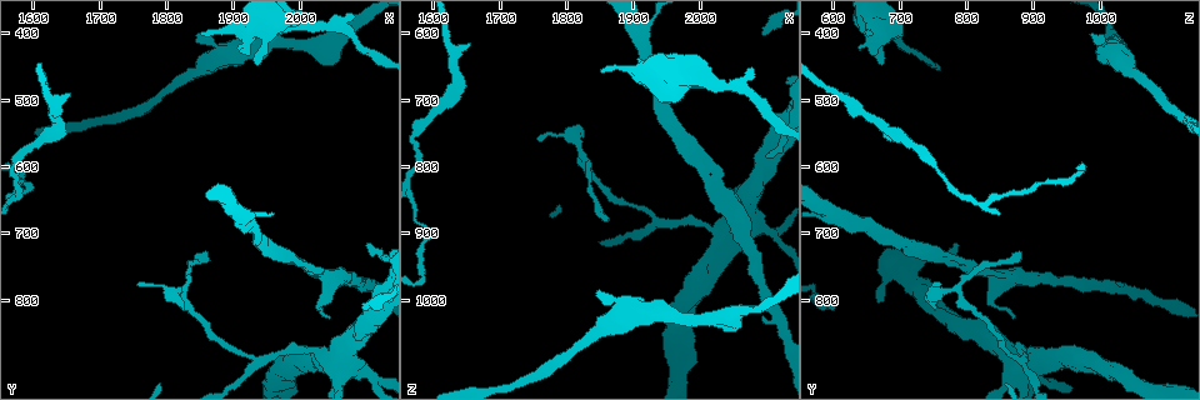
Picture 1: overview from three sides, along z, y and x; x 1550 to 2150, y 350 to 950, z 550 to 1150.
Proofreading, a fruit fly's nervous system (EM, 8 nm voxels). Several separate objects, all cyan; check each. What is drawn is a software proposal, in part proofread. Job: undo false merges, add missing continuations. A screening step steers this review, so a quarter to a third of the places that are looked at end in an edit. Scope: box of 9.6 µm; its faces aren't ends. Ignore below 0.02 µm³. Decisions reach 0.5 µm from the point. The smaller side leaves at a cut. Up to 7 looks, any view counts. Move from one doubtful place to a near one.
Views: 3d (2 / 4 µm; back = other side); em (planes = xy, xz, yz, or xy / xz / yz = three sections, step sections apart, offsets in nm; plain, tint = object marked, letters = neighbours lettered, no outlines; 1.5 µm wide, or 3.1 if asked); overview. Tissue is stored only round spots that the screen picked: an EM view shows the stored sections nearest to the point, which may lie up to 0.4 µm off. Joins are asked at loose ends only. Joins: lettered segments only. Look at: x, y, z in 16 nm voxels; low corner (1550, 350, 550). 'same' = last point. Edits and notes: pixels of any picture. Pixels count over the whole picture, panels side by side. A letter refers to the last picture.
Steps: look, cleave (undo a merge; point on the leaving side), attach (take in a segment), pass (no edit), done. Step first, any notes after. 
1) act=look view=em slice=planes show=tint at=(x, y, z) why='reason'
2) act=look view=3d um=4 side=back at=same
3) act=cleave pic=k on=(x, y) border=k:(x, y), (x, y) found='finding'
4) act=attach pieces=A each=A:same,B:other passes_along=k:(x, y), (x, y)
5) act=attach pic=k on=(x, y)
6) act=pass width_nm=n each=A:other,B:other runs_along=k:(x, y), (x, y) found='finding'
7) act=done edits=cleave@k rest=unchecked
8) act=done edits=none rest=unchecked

act=look view=3d um=4 at=(2025, 755, 815) why='sudden change in width'

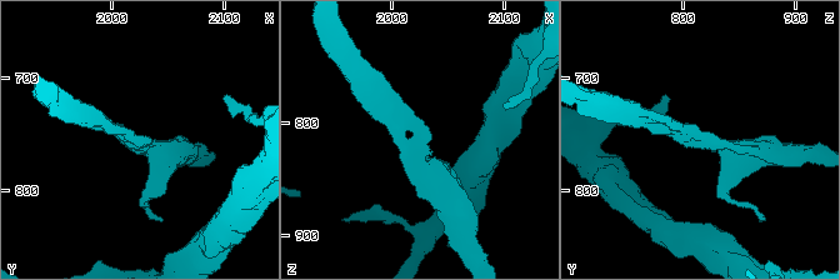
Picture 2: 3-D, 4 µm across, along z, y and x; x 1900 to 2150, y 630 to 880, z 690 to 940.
act=look view=em slice=planes show=plain at=(2020, 754, 814) arm_widths_nm=190,380

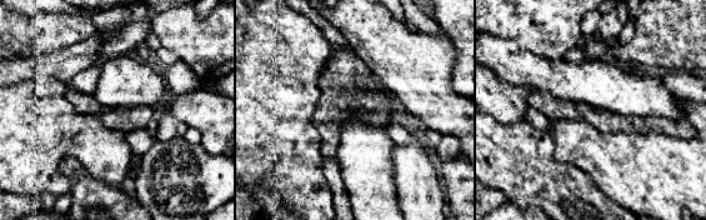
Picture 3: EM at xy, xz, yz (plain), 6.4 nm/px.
act=look view=em slice=planes show=letters at=same why='see the neighbours'

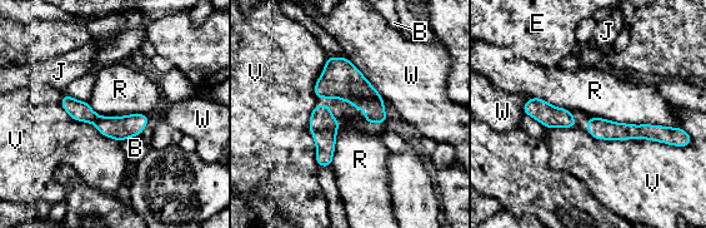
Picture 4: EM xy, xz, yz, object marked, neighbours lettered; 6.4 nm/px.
act=pass each=B:other,E:other,J:other,R:other,V:other,W:other border=4:(591, 115), (632, 124), (676, 127) found='continuous, no second cell'

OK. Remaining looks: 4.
act=look view=3d um=2 side=back at=(1855, 400, 985)

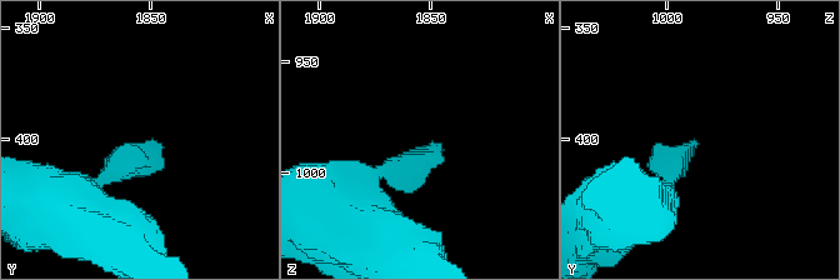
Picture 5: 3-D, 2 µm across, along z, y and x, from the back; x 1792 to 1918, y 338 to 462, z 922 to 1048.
act=look view=em slice=planes show=letters at=(1852, 403, 987) why='need the tissue'

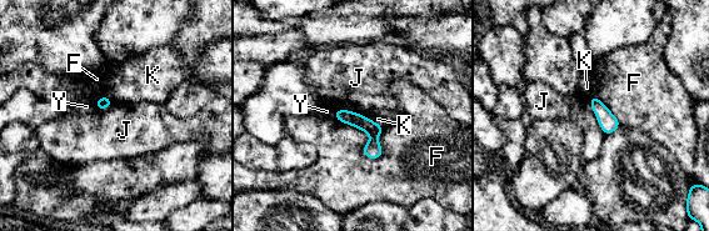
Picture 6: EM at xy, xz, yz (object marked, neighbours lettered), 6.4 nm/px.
act=pass each=F:other,J:other,K:other,Y:other runs_along=6:(338, 113), (373, 132), (378, 154) found='no lettered segment goes on from it'

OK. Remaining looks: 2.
act=done edits=none rest=unchecked

